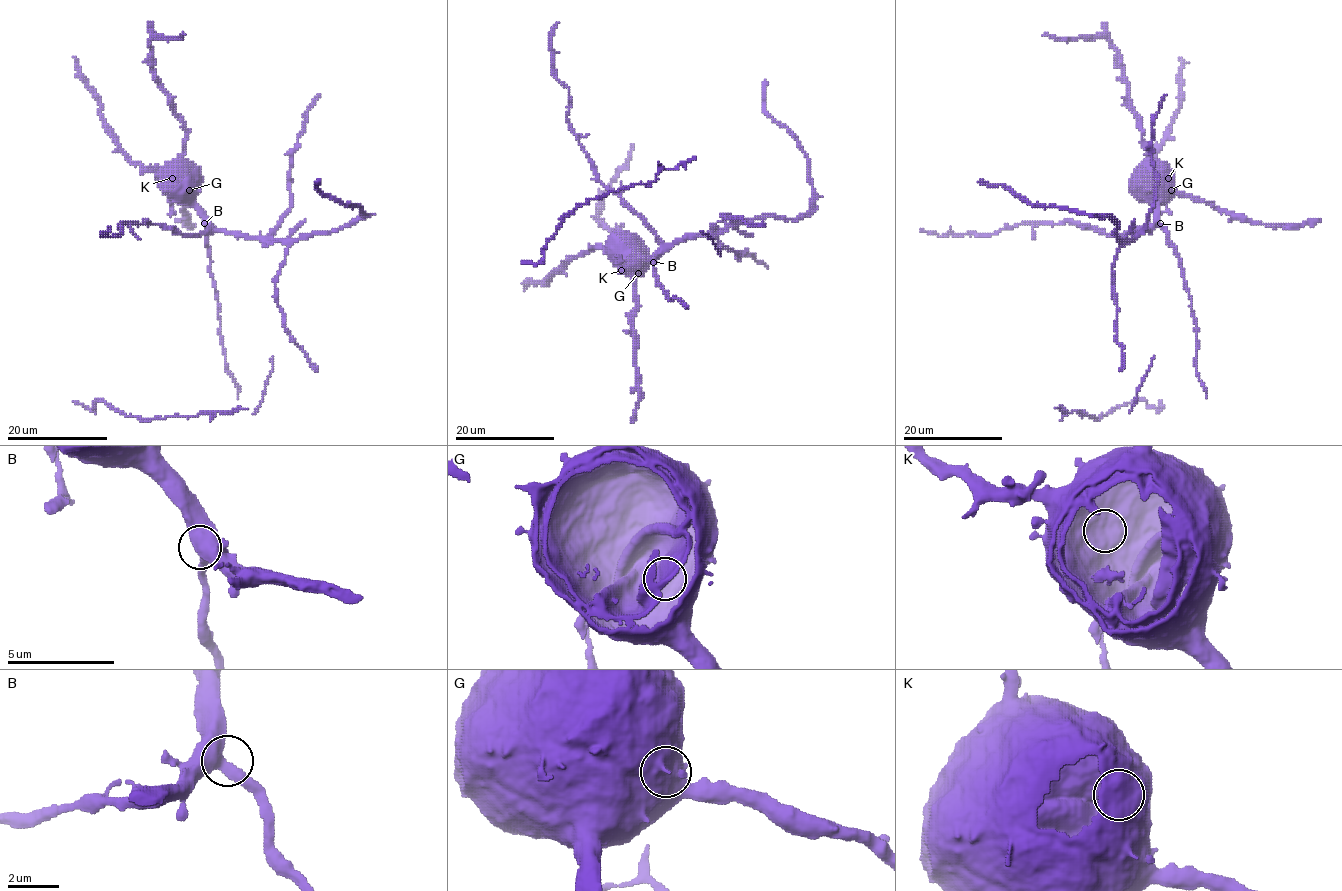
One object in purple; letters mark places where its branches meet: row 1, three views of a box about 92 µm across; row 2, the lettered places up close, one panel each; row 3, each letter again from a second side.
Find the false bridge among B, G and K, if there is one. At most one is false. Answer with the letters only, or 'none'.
K

